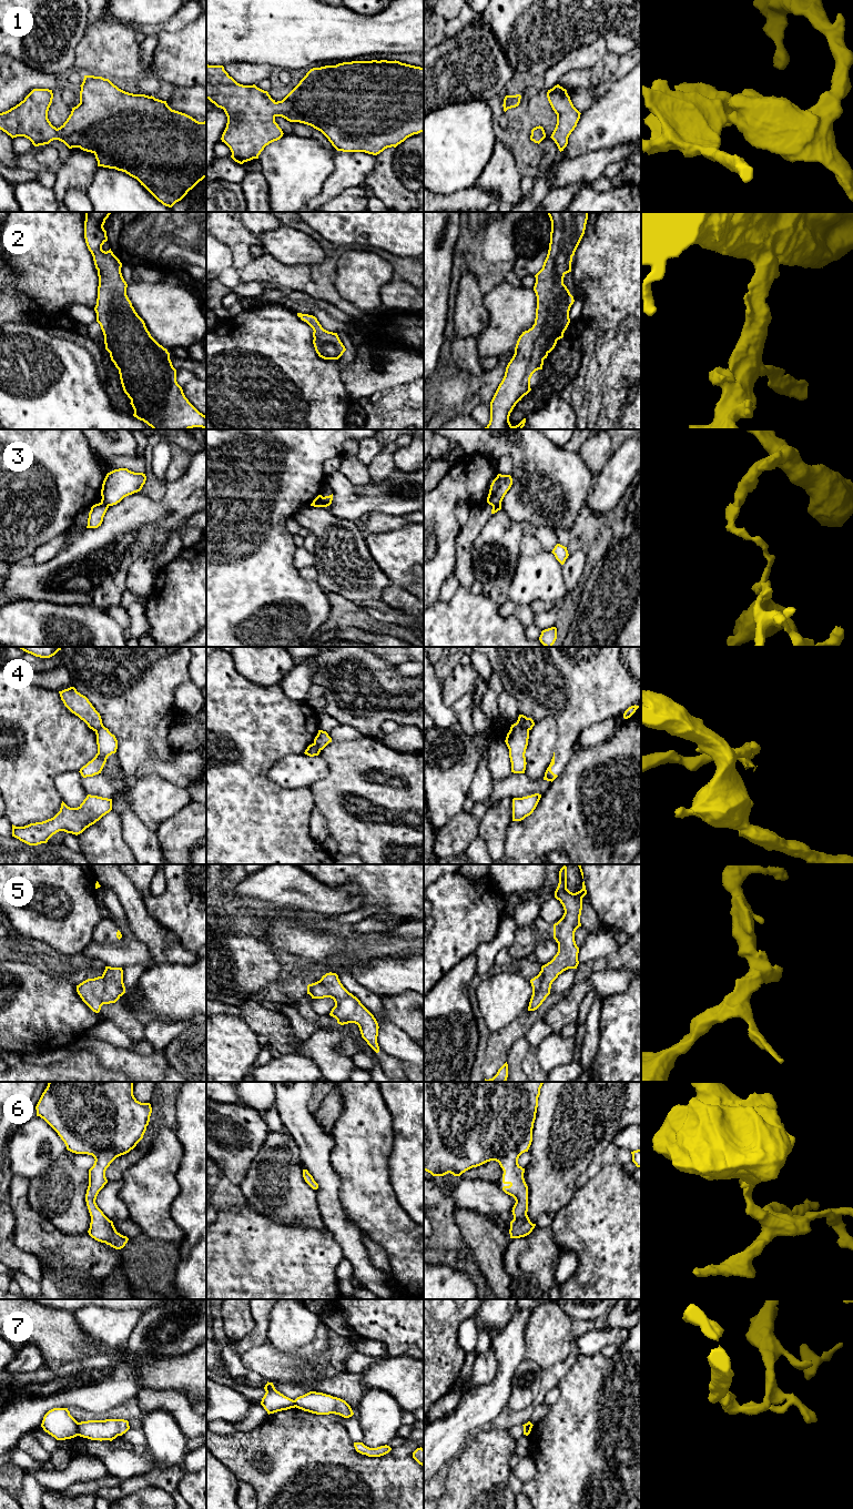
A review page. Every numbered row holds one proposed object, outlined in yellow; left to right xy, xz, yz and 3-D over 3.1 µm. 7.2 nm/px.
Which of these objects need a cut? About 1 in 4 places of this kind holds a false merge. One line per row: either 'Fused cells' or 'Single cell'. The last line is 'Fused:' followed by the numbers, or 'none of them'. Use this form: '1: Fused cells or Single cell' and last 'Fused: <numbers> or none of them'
1: Single cell
2: Single cell
3: Fused cells
4: Fused cells
5: Single cell
6: Single cell
7: Fused cells
Fused: 3, 4, 7

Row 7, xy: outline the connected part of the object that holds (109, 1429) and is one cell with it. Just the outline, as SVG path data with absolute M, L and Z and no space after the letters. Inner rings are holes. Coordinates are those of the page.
M124 1419L88 1420L78 1422L78 1436L91 1440L110 1440L122 1436L130 1429Z

